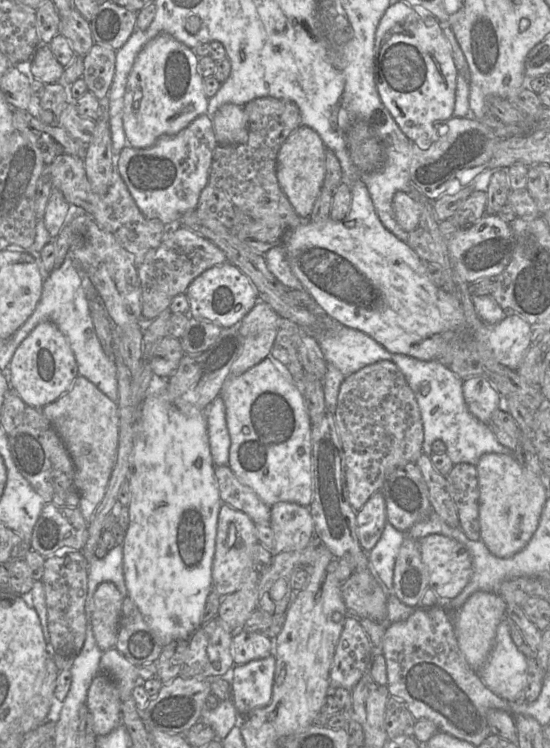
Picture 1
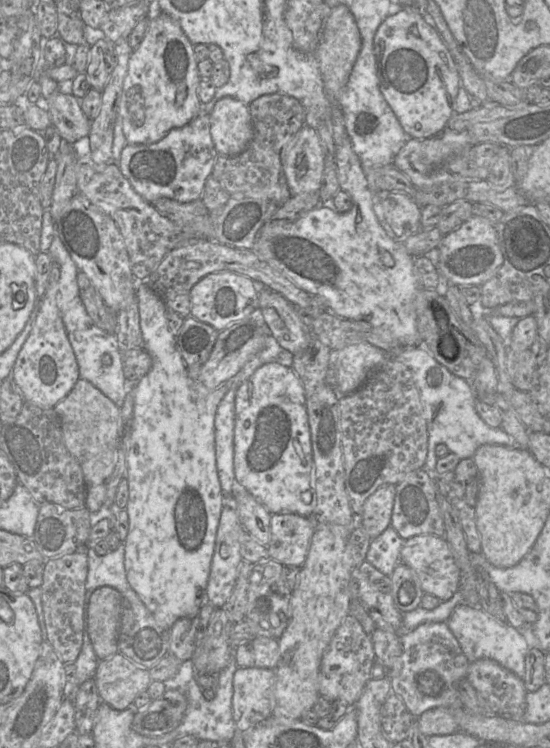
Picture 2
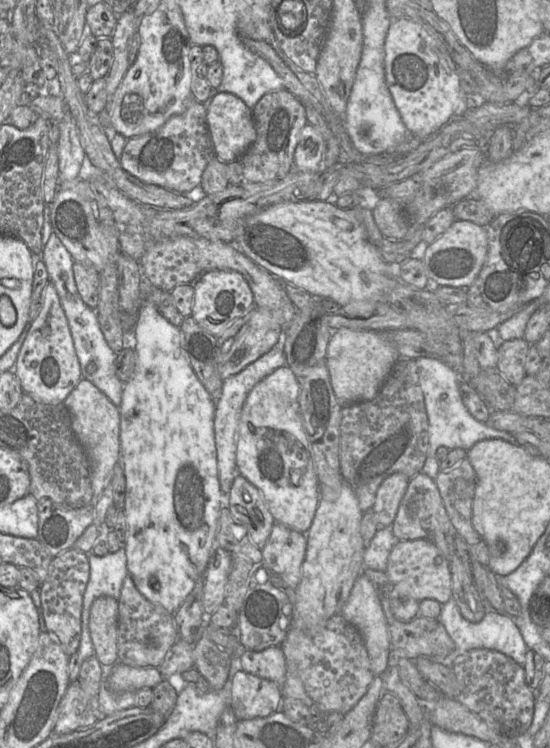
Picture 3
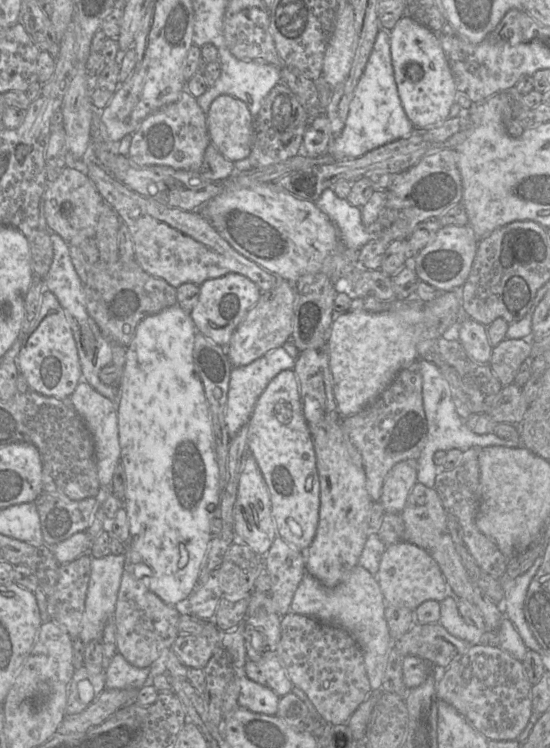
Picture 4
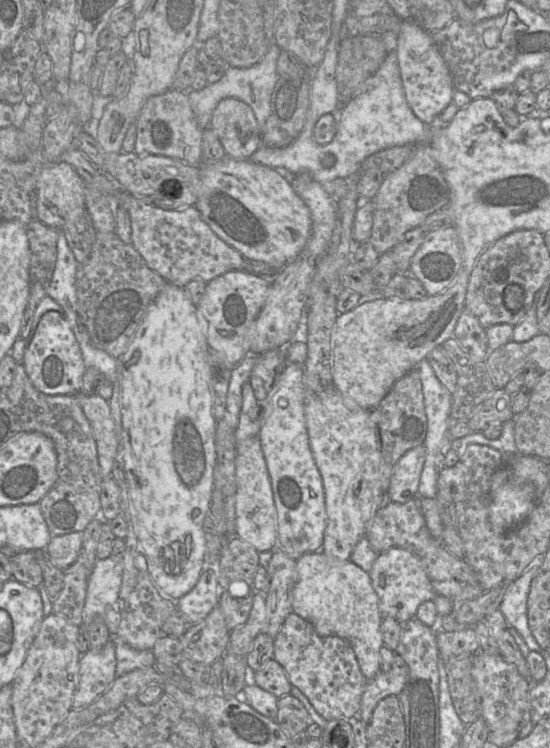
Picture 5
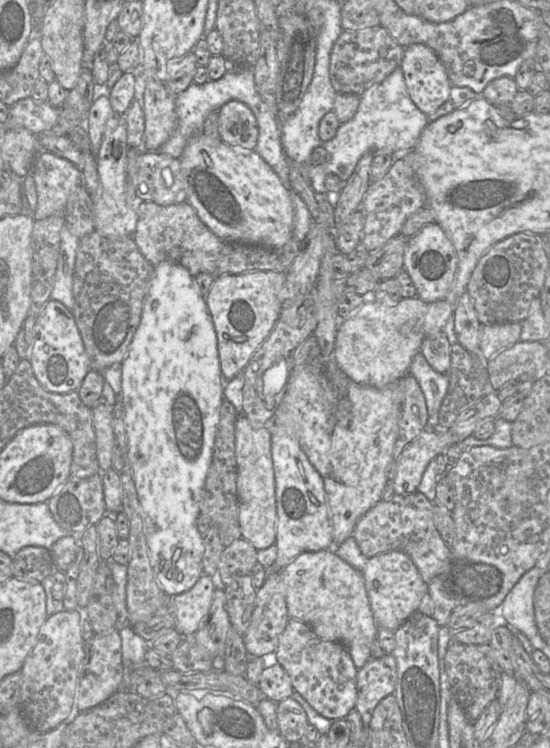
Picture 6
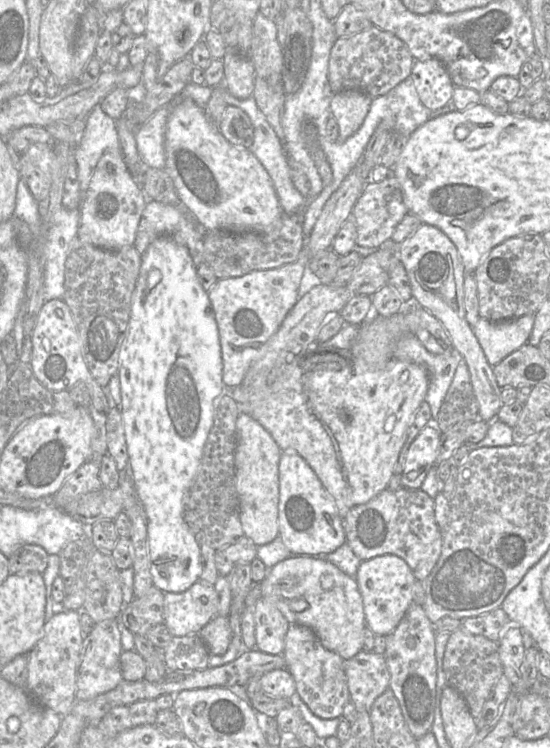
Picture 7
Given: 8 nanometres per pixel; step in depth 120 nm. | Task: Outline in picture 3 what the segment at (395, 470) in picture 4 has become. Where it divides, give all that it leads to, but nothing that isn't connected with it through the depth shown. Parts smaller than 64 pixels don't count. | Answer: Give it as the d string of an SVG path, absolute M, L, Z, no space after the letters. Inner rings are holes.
M395 472L380 484L371 509L378 527L390 527L392 525L409 481L410 478L404 473Z

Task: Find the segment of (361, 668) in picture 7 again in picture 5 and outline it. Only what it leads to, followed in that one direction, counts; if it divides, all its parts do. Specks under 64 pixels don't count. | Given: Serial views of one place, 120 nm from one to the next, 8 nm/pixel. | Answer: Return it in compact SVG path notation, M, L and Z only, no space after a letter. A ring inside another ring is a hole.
M395 654L389 672L379 672L368 680L361 699L358 717L368 725L376 705L387 696L398 696L408 680L409 667L404 659Z

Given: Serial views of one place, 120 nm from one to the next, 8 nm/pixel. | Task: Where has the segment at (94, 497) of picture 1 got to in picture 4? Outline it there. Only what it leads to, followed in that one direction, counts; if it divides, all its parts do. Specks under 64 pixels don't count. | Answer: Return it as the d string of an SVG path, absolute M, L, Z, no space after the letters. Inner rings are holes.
M81 379L81 381L79 381L76 389L69 397L69 399L92 434L95 446L99 483L103 488L109 488L114 476L116 466L119 462L121 462L121 447L119 444L118 431L118 414L115 401L112 401L101 395L84 379Z

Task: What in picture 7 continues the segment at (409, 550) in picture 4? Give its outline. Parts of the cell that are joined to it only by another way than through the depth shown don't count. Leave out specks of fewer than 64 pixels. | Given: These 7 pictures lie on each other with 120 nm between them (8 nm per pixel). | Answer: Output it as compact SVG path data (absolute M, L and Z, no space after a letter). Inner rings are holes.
M384 554L361 561L354 577L362 596L366 626L375 635L387 636L396 628L413 603L412 589L416 578L410 567L399 556Z

